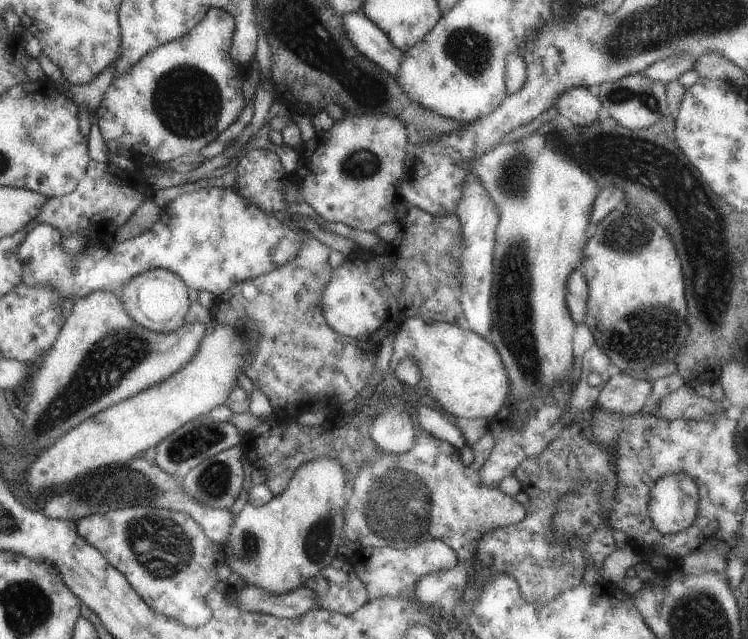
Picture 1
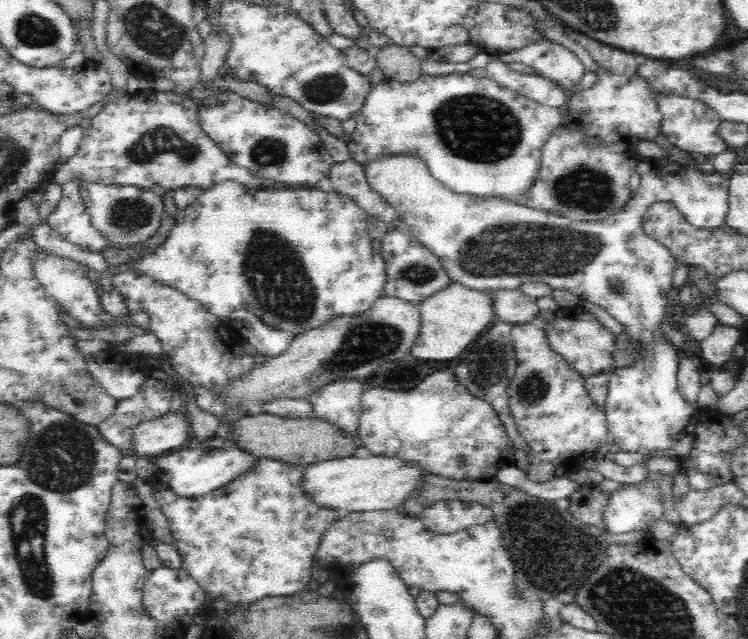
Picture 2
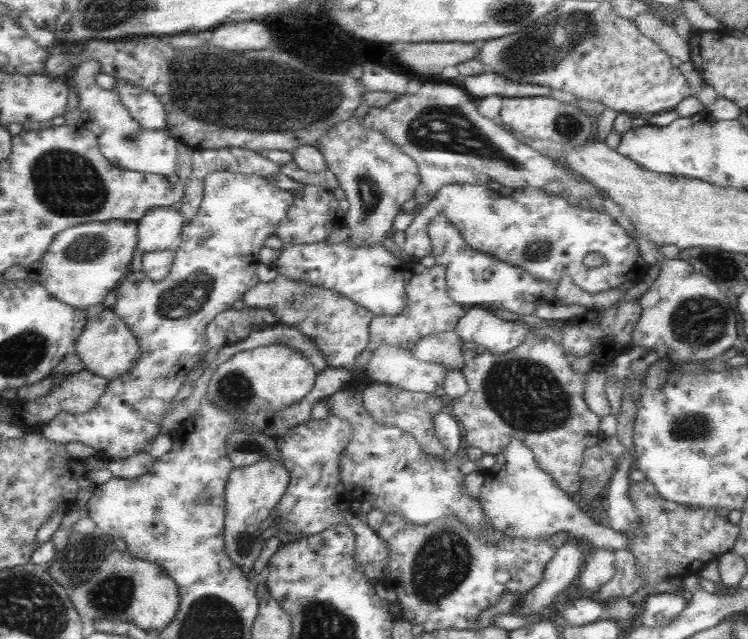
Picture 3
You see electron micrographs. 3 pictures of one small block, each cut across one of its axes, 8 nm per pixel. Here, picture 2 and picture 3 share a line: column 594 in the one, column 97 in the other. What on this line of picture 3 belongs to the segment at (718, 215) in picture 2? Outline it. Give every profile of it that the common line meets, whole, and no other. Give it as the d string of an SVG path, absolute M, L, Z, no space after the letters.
M124 220L91 221L65 228L53 236L49 248L31 266L24 268L27 279L43 286L55 300L75 309L87 309L100 304L104 296L115 288L130 271L133 253L136 252L136 223Z

